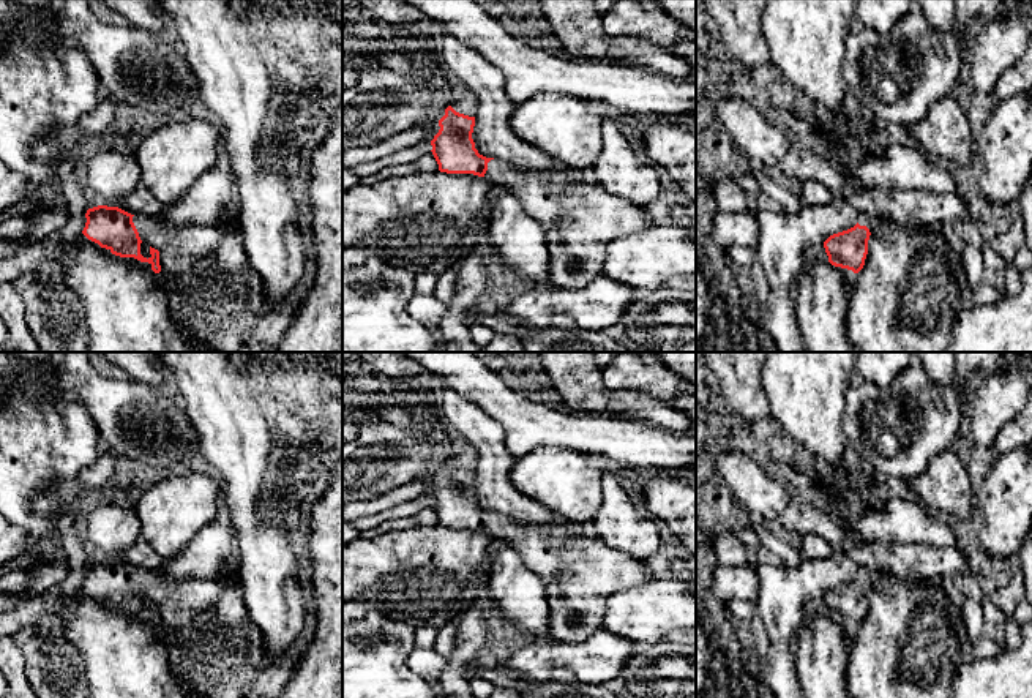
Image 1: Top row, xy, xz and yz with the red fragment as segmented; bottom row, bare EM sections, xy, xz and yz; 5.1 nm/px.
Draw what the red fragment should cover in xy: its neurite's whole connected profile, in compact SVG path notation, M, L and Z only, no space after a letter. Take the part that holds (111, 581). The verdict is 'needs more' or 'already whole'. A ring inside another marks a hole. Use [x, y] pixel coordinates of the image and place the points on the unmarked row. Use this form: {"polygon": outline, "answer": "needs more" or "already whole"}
{"polygon": "M98 559L85 567L82 587L120 611L148 616L164 630L188 625L194 614L218 602L213 580L175 583L163 569L131 569L118 561Z", "answer": "needs more"}

